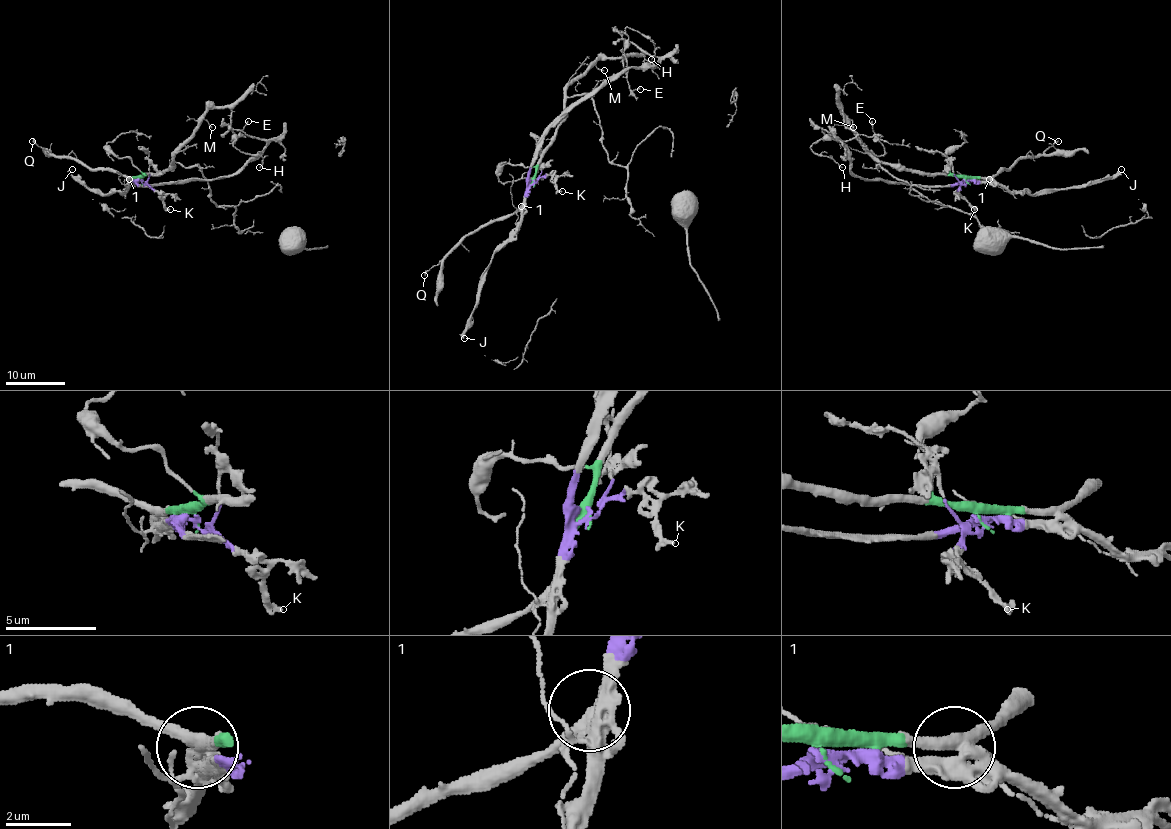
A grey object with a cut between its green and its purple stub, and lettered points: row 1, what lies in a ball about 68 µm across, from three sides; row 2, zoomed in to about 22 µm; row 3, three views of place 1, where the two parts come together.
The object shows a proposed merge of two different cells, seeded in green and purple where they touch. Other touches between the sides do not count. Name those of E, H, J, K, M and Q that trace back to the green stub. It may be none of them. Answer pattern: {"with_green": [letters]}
{"with_green": ["E", "H", "M", "Q"]}

